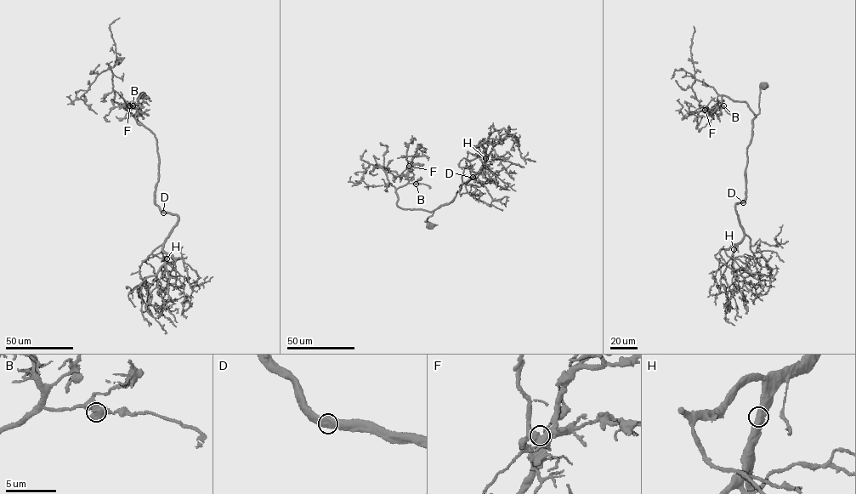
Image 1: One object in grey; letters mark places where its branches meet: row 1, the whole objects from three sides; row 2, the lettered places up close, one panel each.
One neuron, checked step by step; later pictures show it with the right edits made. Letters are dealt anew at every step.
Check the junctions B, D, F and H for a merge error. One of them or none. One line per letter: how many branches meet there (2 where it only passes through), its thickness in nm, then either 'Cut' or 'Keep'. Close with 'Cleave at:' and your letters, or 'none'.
B: Branches: 2. Thickness 650 nm. Keep
D: Branches: 2. Thickness 650 nm. Keep
F: Branches: 2. Thickness 650 nm. Keep
H: Branches: 2. Thickness 600 nm. Keep
Cleave at: none

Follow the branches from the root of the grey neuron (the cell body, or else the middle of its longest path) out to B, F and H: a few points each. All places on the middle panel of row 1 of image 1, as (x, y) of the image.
B: (428, 224), (425, 221), (433, 210), (405, 209), (397, 205), (396, 190), (408, 183), (416, 184)
F: (428, 224), (425, 221), (433, 210), (405, 209), (397, 205), (396, 190), (408, 181), (406, 173), (409, 166)
H: (428, 224), (425, 221), (433, 211), (451, 201), (461, 185), (487, 165), (481, 171), (485, 158)

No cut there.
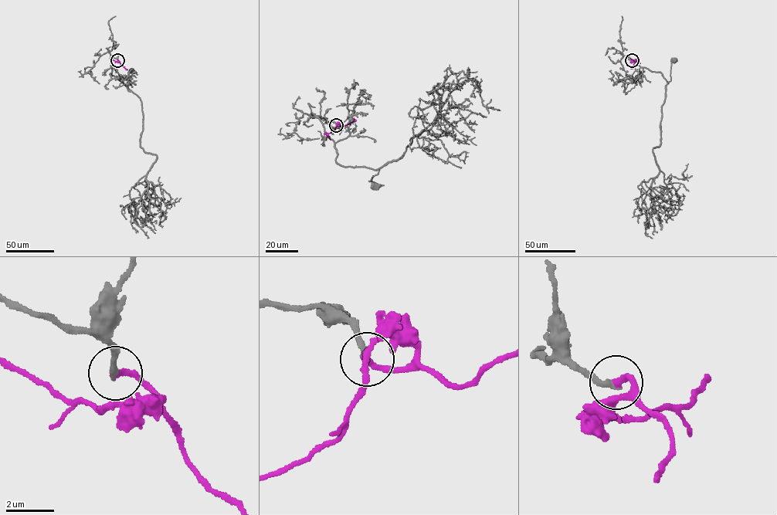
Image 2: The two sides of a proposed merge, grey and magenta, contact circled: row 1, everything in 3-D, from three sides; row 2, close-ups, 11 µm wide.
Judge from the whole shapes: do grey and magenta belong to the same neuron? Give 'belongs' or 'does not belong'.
belongs

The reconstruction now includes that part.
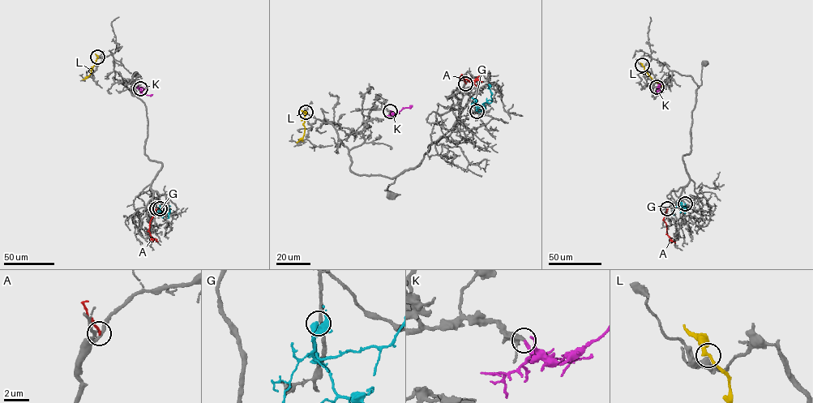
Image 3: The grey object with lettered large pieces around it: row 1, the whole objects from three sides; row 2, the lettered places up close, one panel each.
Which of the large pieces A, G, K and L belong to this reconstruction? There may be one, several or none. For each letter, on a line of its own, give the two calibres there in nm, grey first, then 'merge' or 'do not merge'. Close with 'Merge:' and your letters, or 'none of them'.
A: calibres 300 and 180 nm; do not merge
G: calibres 280 and 400 nm; do not merge
K: calibres 300 and 160 nm; merge
L: calibres 440 and 300 nm; do not merge
Merge: K

